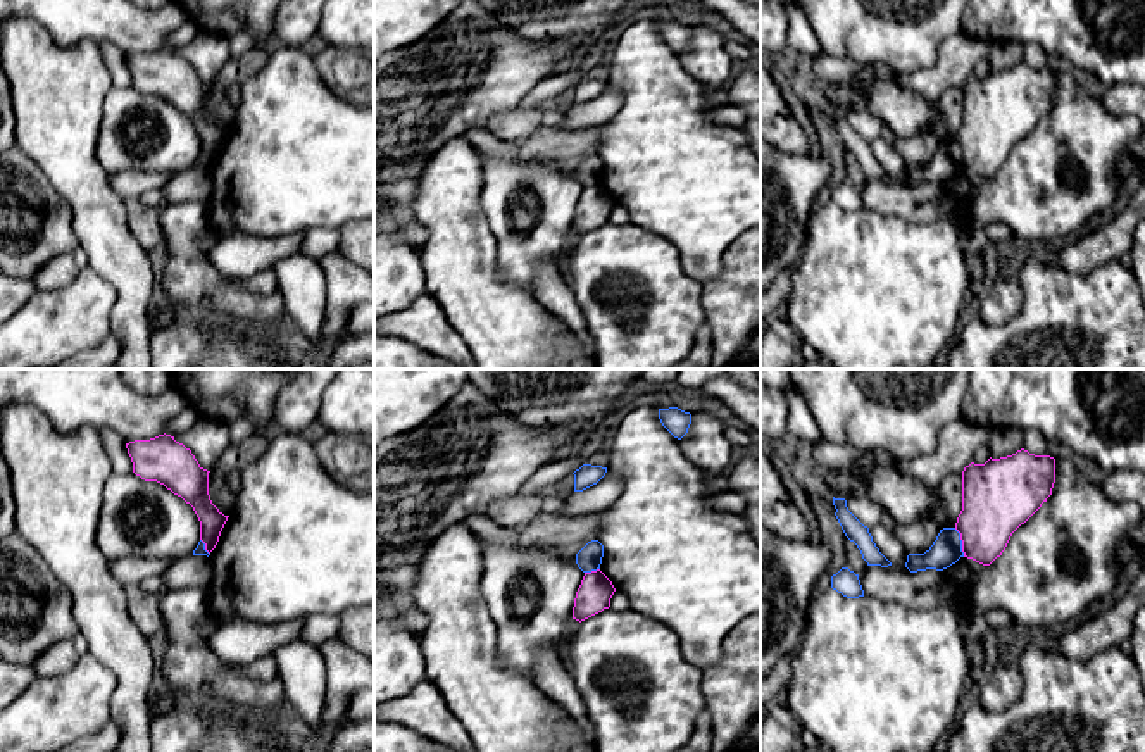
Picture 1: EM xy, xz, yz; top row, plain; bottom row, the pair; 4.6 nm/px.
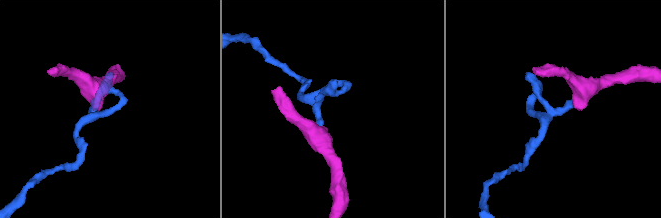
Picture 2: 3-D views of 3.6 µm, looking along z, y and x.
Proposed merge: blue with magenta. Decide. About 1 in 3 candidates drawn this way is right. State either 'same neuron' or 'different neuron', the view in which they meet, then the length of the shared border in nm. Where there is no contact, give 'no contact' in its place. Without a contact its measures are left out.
different neuron | yz | 140 nm

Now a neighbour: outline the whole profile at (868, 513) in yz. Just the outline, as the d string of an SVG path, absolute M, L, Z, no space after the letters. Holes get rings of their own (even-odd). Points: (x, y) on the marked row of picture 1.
M850 497L847 507L867 528L883 519L883 509L867 498Z

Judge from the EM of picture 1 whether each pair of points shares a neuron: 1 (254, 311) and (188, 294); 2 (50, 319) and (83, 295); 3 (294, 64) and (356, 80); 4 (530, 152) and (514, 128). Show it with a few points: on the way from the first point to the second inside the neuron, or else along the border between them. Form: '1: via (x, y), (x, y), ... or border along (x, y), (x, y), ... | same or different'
1: via (238, 304), (221, 294), (204, 294) | same
2: via (59, 319), (75, 304) | same
3: border along (311, 54), (321, 80), (345, 102) | different
4: border along (540, 126), (523, 140) | different

